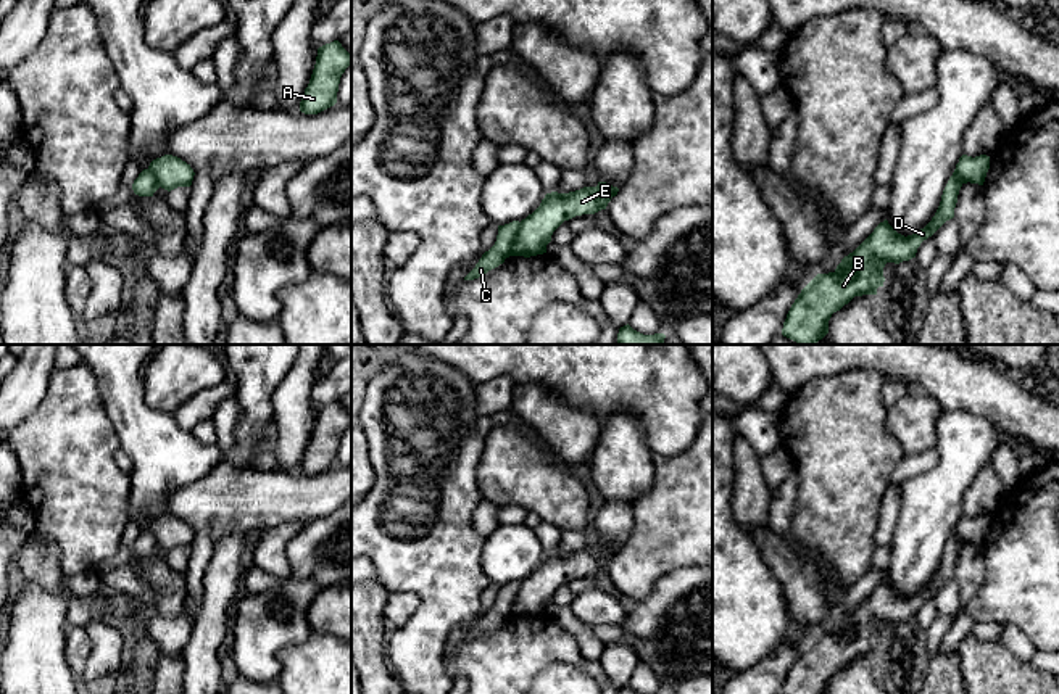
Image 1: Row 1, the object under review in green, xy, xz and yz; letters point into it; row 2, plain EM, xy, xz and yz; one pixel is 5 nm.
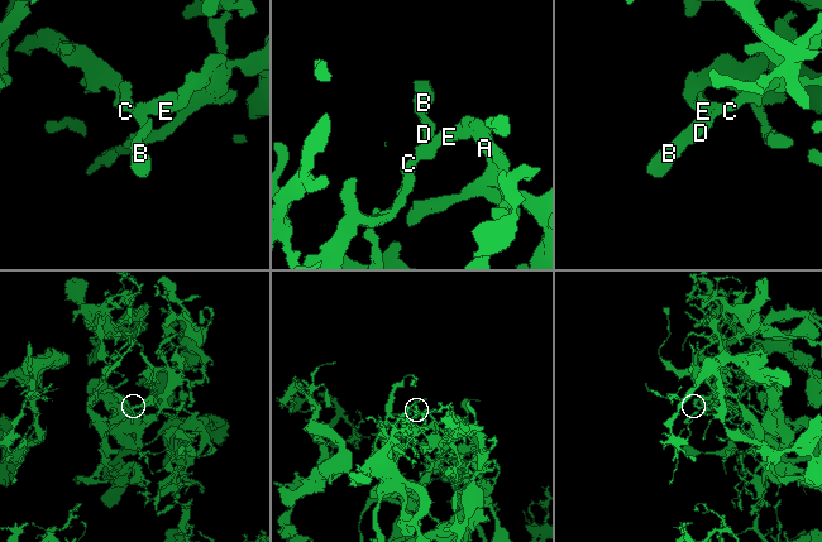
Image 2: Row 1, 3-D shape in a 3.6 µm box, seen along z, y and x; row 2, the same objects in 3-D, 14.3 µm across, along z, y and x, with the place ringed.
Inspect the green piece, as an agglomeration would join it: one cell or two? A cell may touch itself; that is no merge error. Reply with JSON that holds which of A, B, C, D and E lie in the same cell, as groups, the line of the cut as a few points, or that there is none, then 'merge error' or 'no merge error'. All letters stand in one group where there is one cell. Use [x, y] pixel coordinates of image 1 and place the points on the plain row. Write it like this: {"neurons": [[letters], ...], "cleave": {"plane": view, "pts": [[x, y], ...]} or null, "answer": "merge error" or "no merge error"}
{"neurons": [["A", "B", "C", "D", "E"]], "cleave": null, "answer": "no merge error"}

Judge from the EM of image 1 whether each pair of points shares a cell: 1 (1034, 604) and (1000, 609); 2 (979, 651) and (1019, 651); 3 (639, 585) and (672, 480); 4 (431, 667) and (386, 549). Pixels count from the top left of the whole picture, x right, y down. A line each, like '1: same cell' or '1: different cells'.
1: same cell
2: different cells
3: same cell
4: same cell

